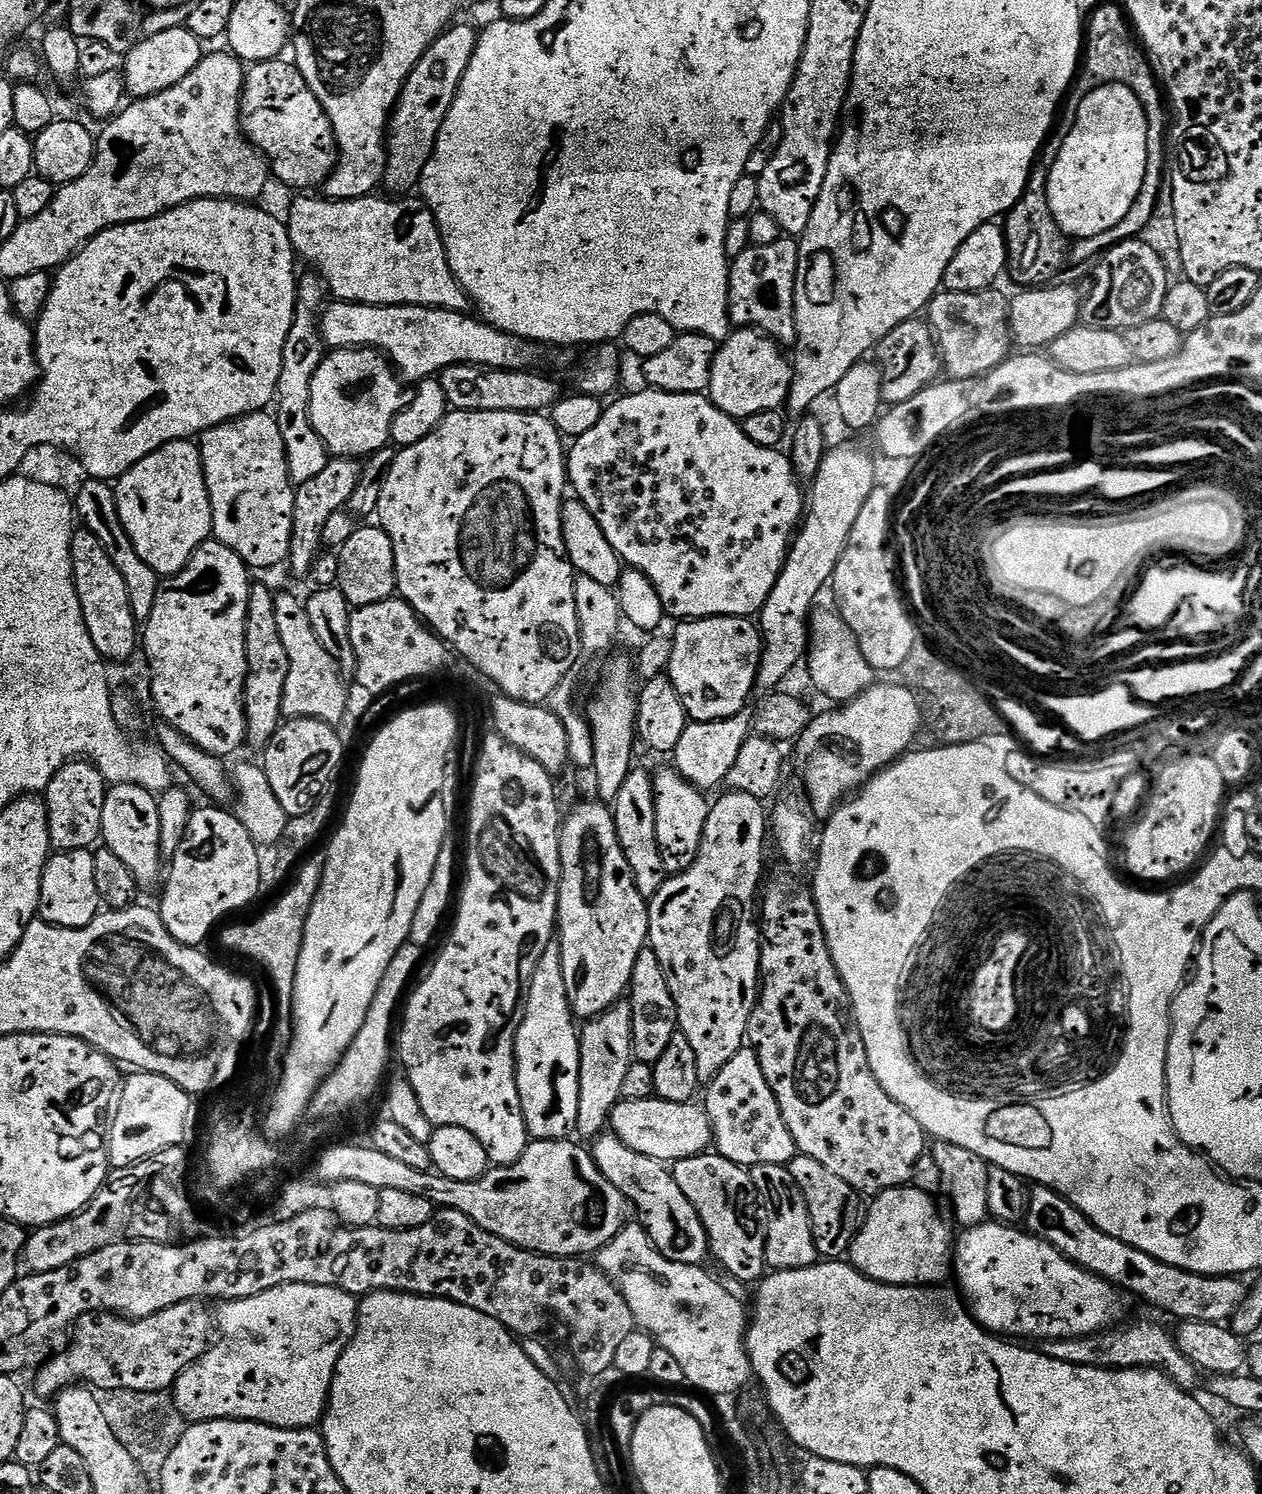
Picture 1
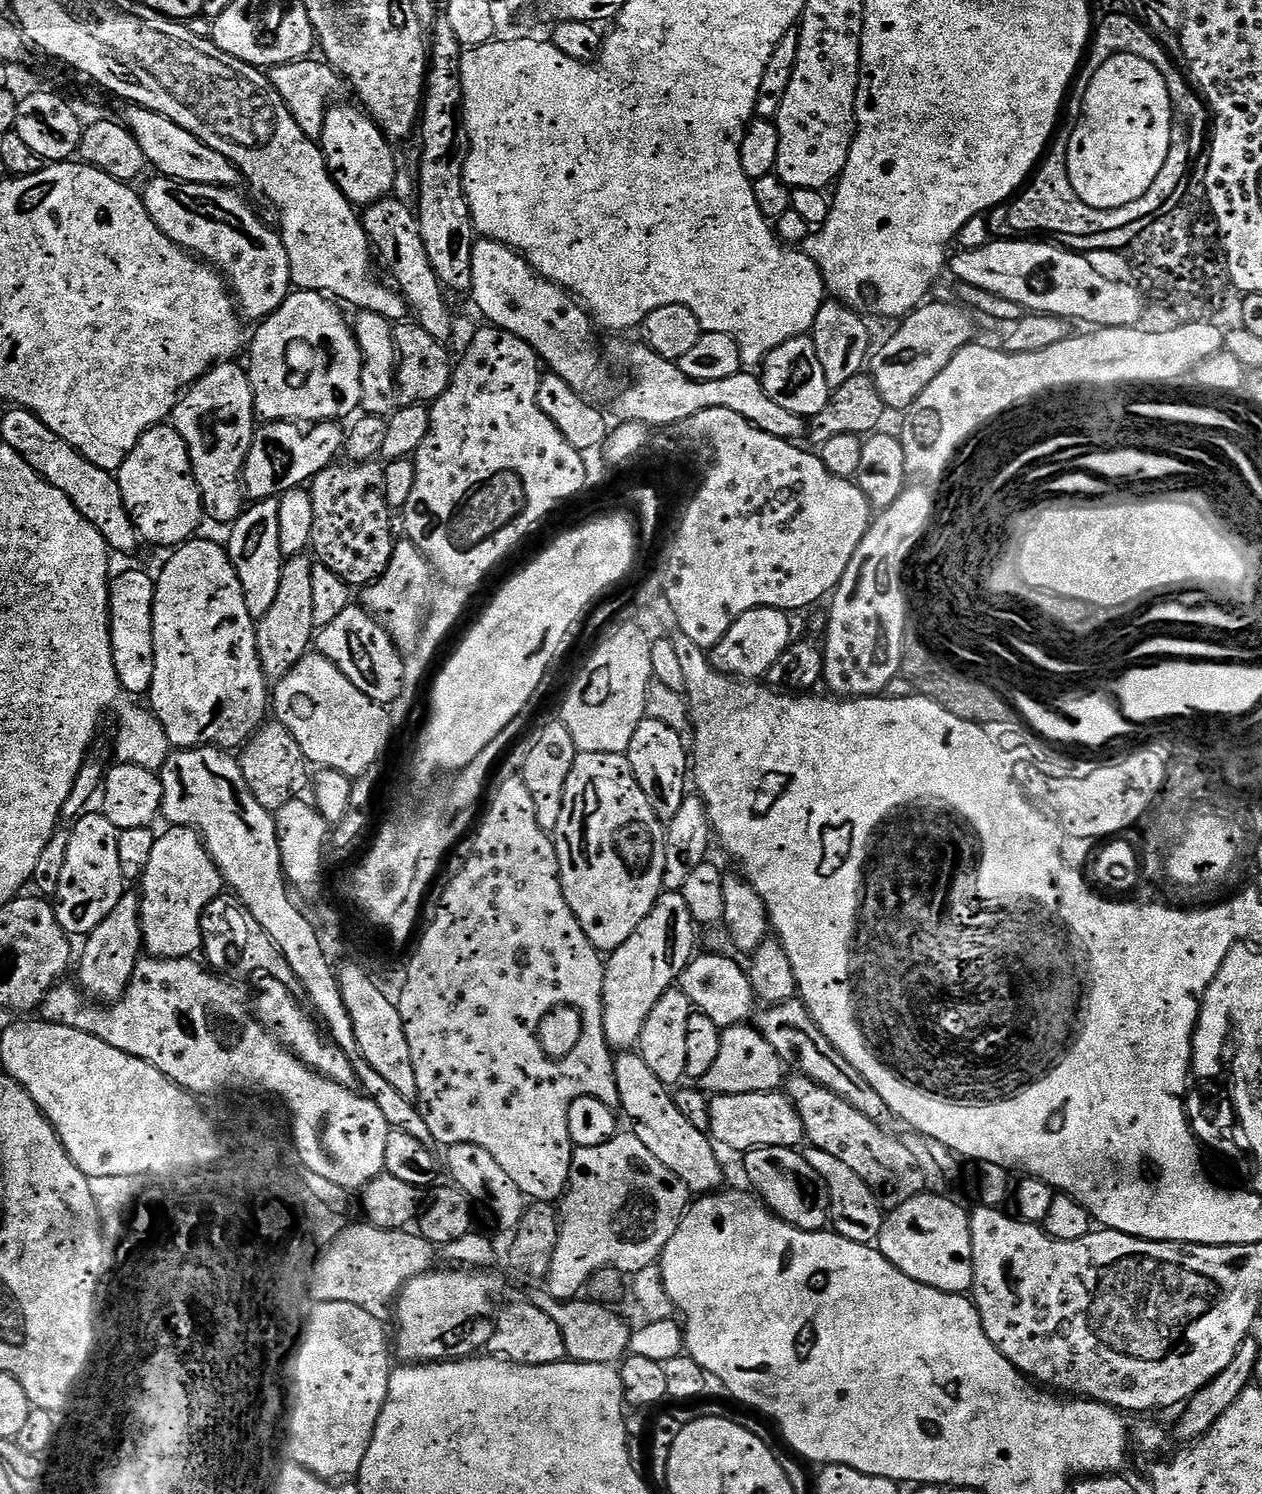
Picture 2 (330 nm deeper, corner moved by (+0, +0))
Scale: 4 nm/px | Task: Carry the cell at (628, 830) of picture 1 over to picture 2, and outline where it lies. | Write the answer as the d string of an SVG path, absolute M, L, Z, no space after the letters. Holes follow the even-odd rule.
M645 718L634 730L626 755L638 786L642 786L642 794L646 794L646 802L650 802L650 810L661 822L672 820L686 795L684 783L690 780L690 752L685 737L663 722Z

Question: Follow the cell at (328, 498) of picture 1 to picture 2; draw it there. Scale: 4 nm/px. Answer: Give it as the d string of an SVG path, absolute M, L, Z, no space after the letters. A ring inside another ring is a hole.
M301 554L289 559L282 570L282 582L278 582L278 598L274 598L274 606L270 606L270 614L263 616L256 625L256 645L260 655L260 665L269 681L277 682L301 658L308 655L314 644L314 597L312 580L313 561Z

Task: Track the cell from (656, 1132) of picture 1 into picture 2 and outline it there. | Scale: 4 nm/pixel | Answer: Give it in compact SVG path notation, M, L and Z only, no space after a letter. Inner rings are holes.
M783 1091L713 1095L708 1102L708 1132L721 1149L747 1154L756 1148L799 1149L805 1143L804 1127L796 1108Z

